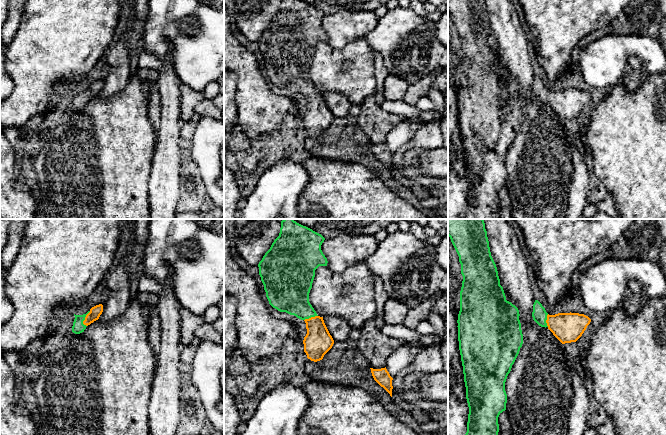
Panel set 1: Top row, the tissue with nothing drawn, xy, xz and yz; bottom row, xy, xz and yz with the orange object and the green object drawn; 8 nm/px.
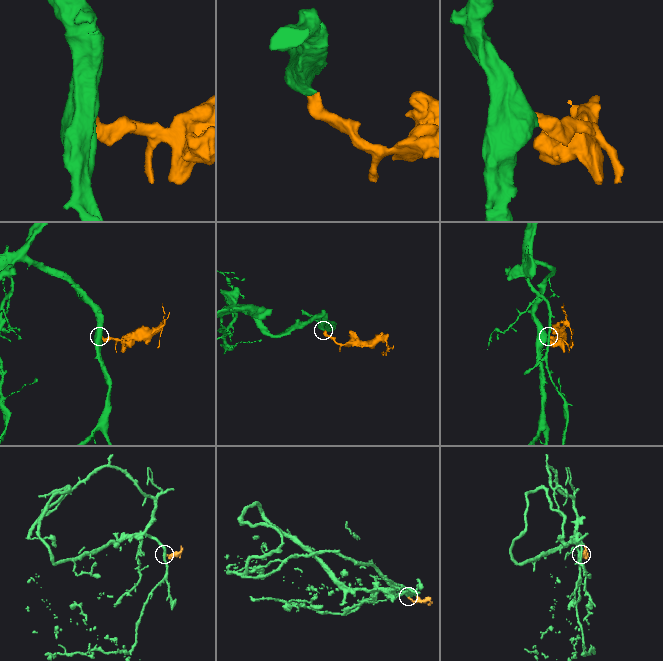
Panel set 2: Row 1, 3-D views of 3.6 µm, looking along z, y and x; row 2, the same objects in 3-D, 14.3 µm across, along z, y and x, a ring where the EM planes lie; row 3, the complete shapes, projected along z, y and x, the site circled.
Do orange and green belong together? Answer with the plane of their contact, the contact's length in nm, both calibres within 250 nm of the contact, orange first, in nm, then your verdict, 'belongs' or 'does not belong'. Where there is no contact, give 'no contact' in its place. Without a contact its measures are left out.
contact in xy; length 130 nm; calibres 90 and 100 nm; belongs

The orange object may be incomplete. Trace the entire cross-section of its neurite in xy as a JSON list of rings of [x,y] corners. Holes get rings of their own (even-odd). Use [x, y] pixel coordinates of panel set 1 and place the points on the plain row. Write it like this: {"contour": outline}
{"contour": [[[99,80],[92,83],[86,90],[75,91],[75,95],[72,102],[72,108],[75,110],[80,110],[84,108],[86,103],[98,96],[103,88],[103,81]]]}

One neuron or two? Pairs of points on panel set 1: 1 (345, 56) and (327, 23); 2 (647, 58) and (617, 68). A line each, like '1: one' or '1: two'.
1: two
2: one

